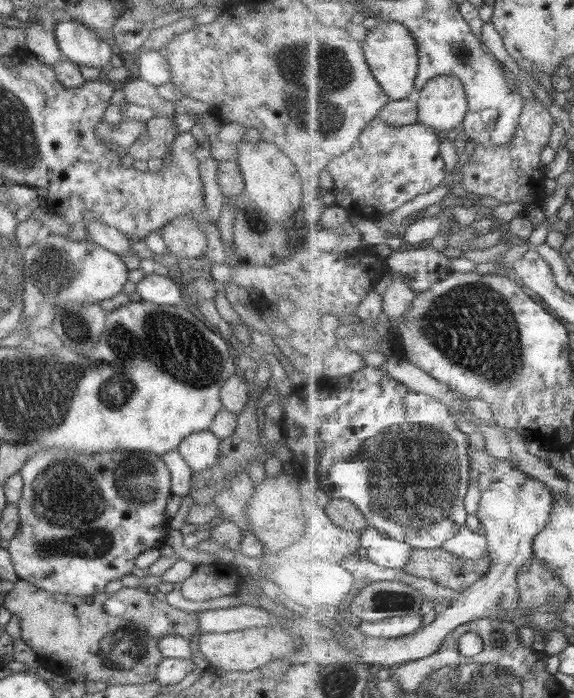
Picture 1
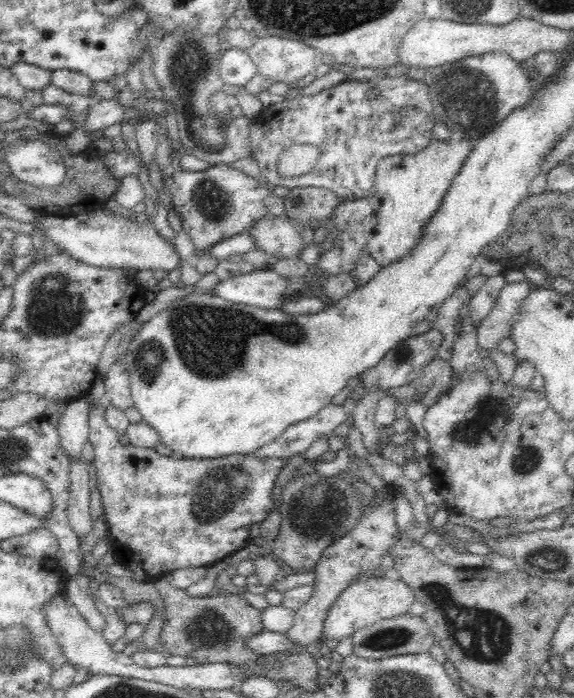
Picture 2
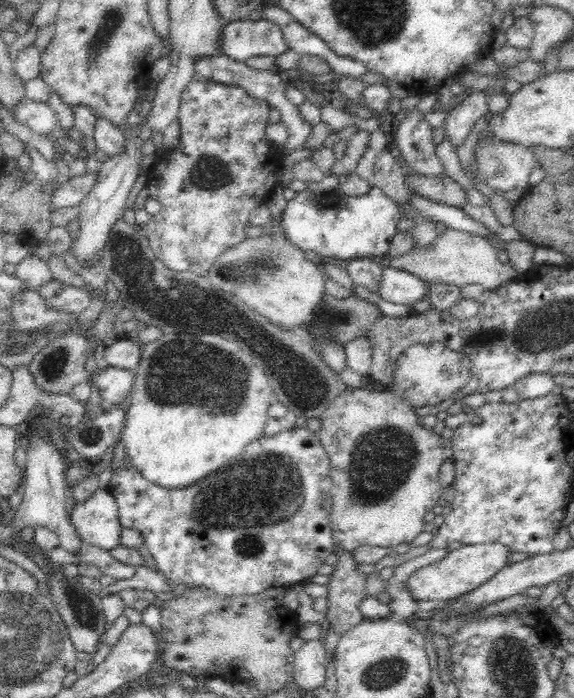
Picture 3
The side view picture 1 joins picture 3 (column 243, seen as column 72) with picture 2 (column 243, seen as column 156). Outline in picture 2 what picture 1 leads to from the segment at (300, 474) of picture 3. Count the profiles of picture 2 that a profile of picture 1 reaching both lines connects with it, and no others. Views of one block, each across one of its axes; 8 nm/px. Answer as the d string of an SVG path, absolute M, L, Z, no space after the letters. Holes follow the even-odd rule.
M103 401L97 405L92 405L88 409L89 441L93 445L95 452L93 463L97 472L97 488L101 494L104 515L106 515L106 522L108 523L107 538L109 546L115 556L115 562L132 569L134 580L138 582L146 581L147 583L154 582L154 580L165 577L167 574L179 568L198 566L210 567L215 562L221 561L223 558L226 558L226 556L244 548L247 543L250 542L249 526L252 523L263 522L266 517L276 509L276 504L272 502L272 489L274 488L274 482L278 473L287 464L286 458L258 458L254 456L253 453L248 453L222 456L213 459L178 459L173 455L160 455L154 448L122 445L122 442L118 439L119 434L110 428L110 425L106 422L106 417L104 417L104 414L106 414L104 408L107 403L108 402Z

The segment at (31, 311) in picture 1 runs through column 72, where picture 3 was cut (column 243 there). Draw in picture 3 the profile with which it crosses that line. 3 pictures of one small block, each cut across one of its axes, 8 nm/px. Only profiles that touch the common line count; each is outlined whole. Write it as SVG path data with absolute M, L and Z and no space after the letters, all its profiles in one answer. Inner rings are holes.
M276 184L266 200L265 204L271 208L275 218L264 228L264 234L254 239L247 237L228 248L216 258L205 278L214 288L232 293L274 325L294 333L302 331L309 336L320 302L326 294L324 274L322 267L306 258L304 251L292 245L282 231L282 222L279 224L277 218L288 202L283 190L282 184Z

